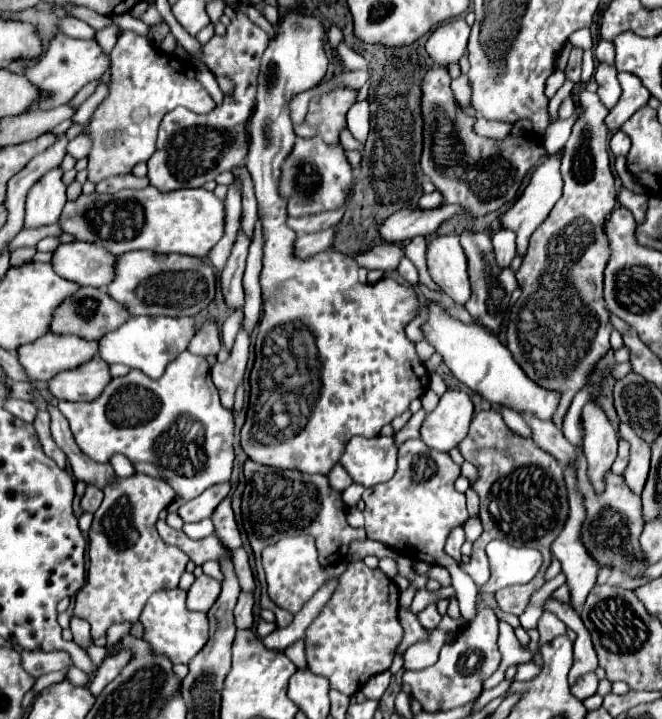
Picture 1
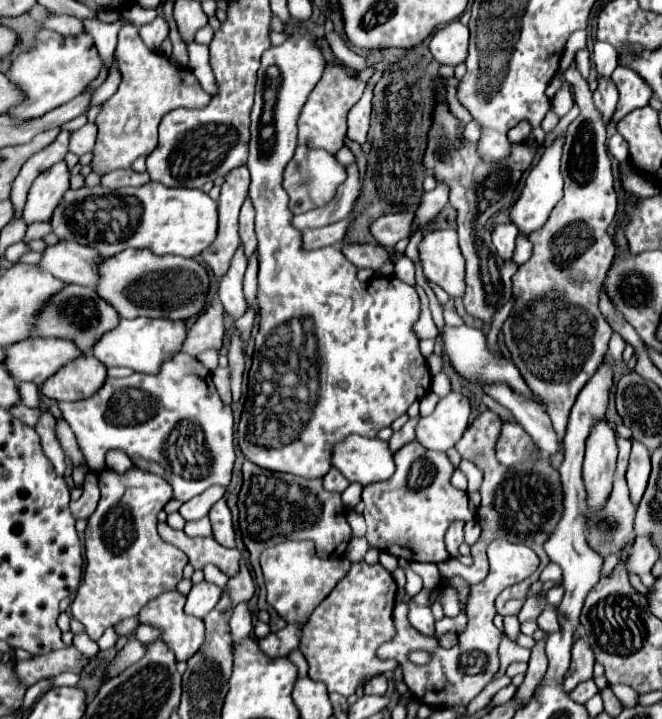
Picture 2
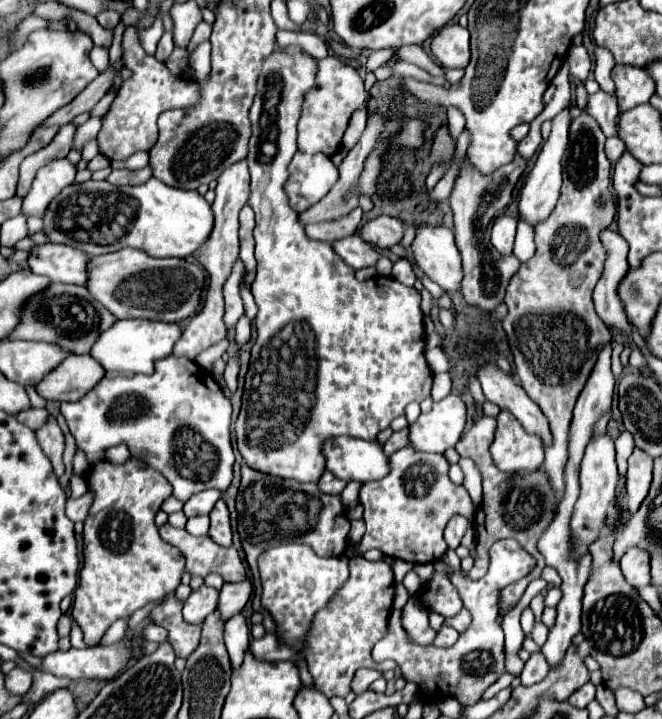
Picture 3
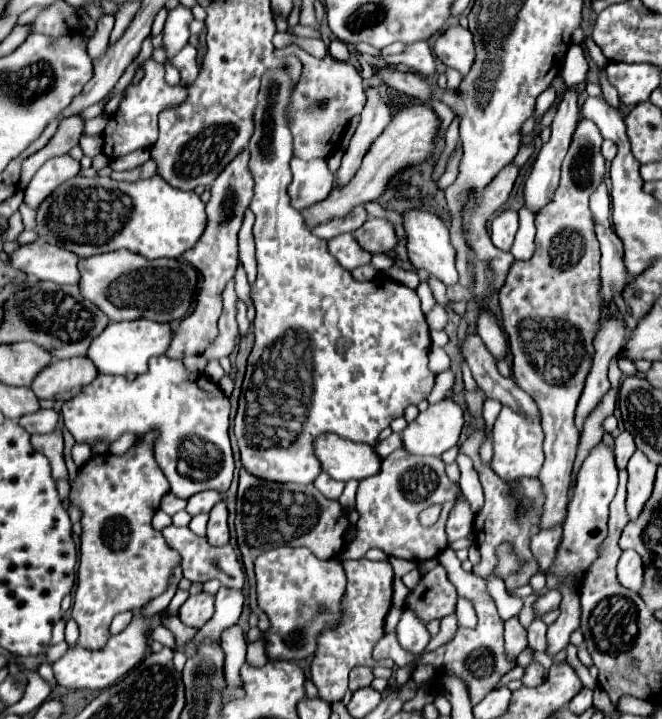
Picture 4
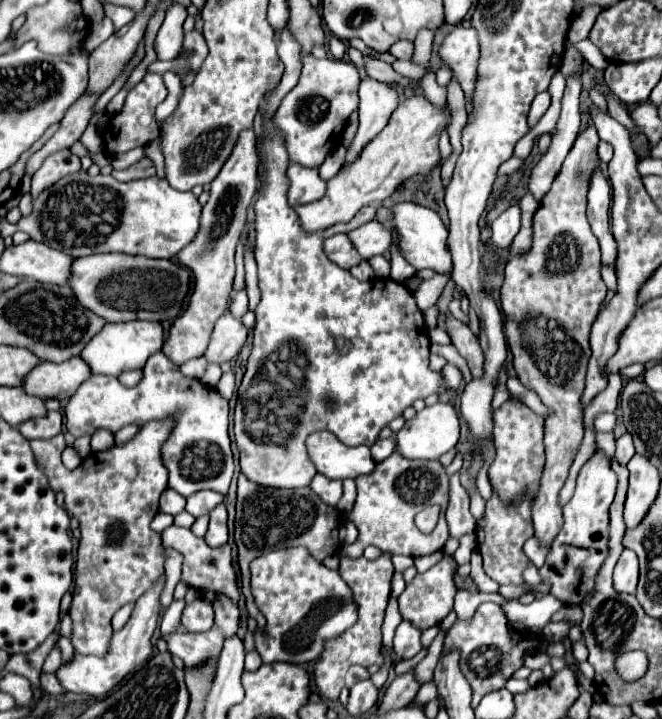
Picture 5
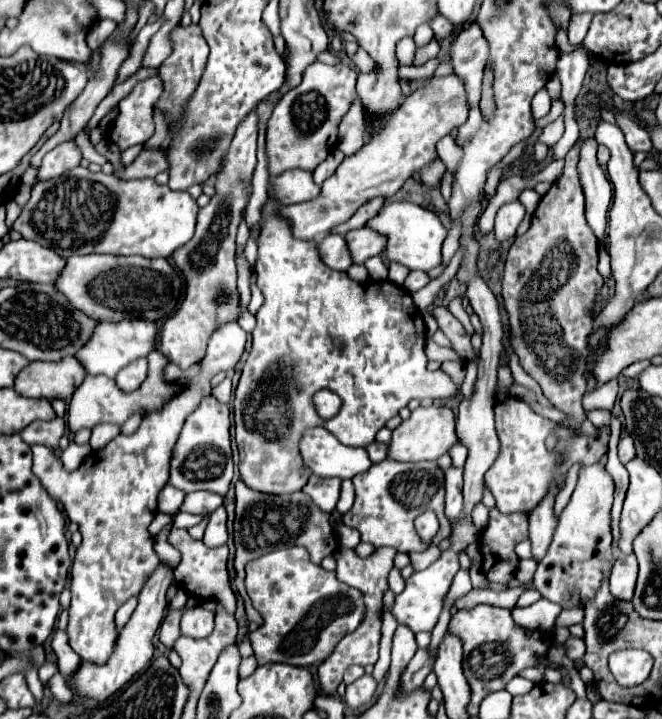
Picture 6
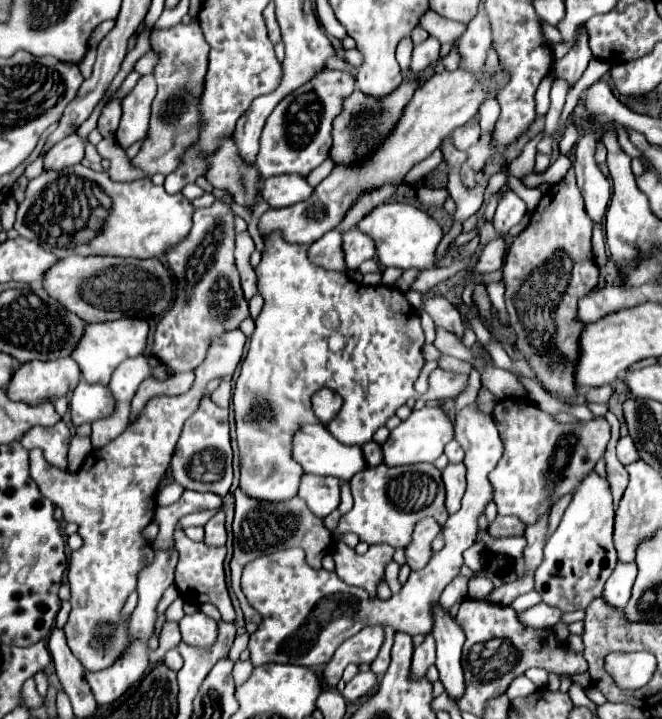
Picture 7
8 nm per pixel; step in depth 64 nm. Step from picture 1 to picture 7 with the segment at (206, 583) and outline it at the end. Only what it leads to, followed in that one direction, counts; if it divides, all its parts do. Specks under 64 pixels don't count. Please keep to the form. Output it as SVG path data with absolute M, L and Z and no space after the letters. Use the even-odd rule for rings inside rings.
M196 612L180 620L180 632L182 632L182 642L196 648L210 648L216 642L218 624L204 612Z

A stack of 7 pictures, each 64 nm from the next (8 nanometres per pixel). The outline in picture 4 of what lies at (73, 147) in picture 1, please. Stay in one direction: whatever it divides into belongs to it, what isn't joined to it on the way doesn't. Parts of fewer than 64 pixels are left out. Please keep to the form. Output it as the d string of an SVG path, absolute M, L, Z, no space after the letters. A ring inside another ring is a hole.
M100 114L100 116L92 118L92 120L86 120L84 134L100 134L106 128L106 122L108 122L108 116L106 114Z

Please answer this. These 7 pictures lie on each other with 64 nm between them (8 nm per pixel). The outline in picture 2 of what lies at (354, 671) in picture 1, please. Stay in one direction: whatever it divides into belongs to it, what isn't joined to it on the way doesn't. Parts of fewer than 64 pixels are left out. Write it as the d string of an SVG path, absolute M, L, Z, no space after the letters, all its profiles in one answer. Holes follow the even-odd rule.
M364 560L352 564L350 572L336 584L330 596L316 608L302 628L300 652L310 664L308 676L324 682L328 692L350 696L364 676L386 674L396 670L396 662L376 658L376 648L394 636L392 608L396 598L396 582L382 564L366 564Z

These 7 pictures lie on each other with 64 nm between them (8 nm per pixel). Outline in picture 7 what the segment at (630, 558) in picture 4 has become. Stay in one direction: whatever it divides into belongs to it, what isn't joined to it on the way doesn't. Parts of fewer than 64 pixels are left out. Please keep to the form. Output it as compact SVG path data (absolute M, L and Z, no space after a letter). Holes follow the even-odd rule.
M618 562L614 572L612 572L612 576L608 578L608 582L604 586L604 592L602 592L604 602L610 604L612 608L624 610L626 602L630 598L634 578L636 578L636 564L634 562L632 564Z

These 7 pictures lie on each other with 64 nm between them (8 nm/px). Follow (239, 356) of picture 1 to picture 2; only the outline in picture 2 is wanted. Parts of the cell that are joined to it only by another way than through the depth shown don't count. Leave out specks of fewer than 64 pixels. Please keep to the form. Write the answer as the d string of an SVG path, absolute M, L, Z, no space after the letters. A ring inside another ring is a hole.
M252 306L248 308L248 312L236 322L236 328L242 328L242 334L246 334L244 338L248 338L250 336L250 330L252 330L252 322L254 322L254 318L256 318L256 314L258 314L258 310L254 310ZM226 368L226 370L216 370L216 372L212 372L212 376L214 376L214 384L216 384L216 388L218 388L222 400L224 400L226 404L230 404L230 402L232 402L232 394L230 394L228 368Z

